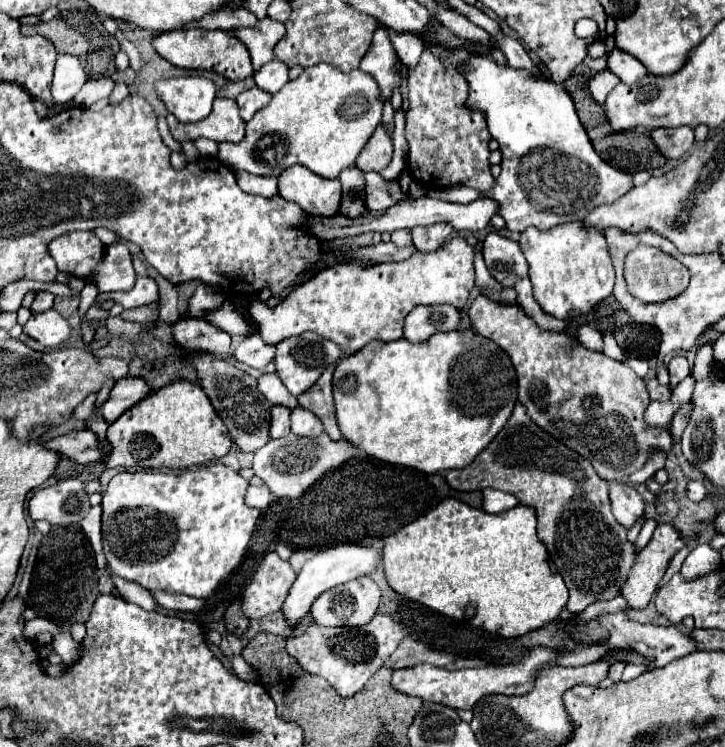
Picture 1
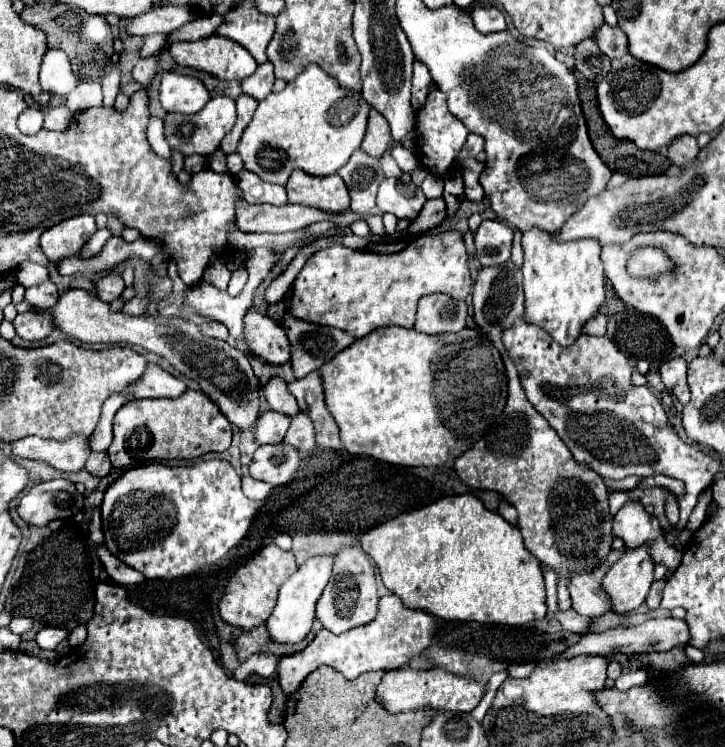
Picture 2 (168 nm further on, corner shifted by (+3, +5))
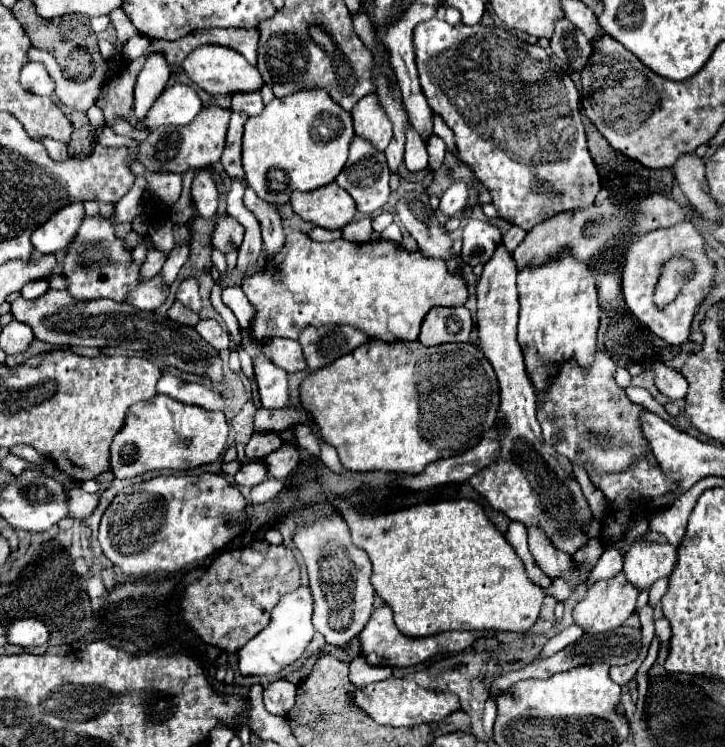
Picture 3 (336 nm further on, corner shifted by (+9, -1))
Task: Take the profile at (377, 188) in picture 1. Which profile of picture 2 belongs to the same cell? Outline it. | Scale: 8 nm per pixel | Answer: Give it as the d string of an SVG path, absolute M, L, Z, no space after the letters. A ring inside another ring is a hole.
M409 173L397 177L387 177L379 185L377 209L381 213L393 213L397 219L415 219L425 203L421 187L415 187Z

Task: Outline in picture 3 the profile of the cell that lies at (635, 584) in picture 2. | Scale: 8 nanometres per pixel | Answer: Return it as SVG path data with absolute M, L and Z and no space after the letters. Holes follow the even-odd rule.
M623 573L611 577L611 579L601 579L595 581L587 587L585 597L577 603L577 607L573 609L573 621L585 631L585 633L605 633L605 631L613 631L617 627L621 627L625 623L625 619L635 611L635 603L637 603L637 587L631 587L629 581L625 579Z

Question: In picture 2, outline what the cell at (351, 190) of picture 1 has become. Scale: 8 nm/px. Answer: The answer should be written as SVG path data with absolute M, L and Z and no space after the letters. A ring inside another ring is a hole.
M357 149L347 161L347 165L339 169L339 175L345 181L351 197L349 209L359 215L369 213L375 207L377 187L385 179L379 169L379 159L369 157L361 149Z

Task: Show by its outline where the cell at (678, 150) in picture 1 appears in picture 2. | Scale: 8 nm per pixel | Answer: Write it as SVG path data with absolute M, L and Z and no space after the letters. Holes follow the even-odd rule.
M683 135L683 137L677 137L675 141L671 141L671 145L667 147L667 157L679 165L679 167L687 167L691 165L691 161L697 157L699 153L699 145L697 145L697 139L691 137L691 135Z

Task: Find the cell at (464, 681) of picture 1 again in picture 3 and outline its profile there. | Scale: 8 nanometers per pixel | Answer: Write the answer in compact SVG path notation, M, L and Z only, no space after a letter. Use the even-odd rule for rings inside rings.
M389 677L385 681L371 683L367 687L357 687L349 691L351 699L357 703L357 707L367 713L375 723L379 725L391 725L391 727L415 727L421 723L431 723L431 721L441 721L449 713L459 711L459 699L457 695L443 693L443 691L429 691L419 687L415 681L409 679L397 679Z

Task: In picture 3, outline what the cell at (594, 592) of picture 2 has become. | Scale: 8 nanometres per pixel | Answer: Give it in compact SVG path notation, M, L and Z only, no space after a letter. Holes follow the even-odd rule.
M527 527L527 535L529 535L529 551L533 553L533 559L543 569L545 575L549 575L551 579L561 577L575 585L585 583L583 573L573 567L571 557L565 555L563 551L557 551L557 547L549 543L549 537L545 535L545 531L541 531L541 527Z

